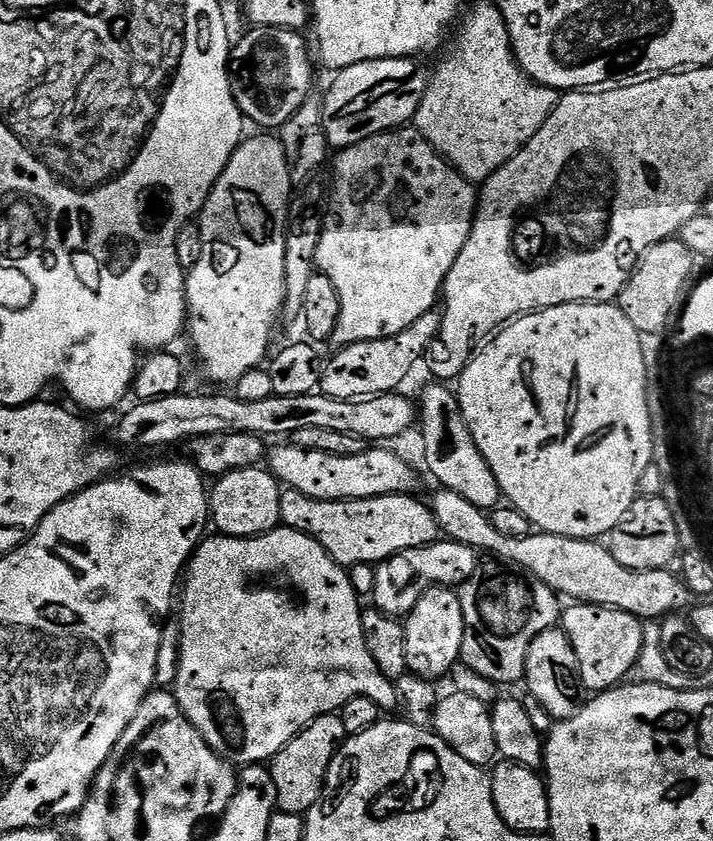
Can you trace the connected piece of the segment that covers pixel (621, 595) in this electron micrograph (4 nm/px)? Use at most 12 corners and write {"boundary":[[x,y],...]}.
{"boundary":[[430,500],[447,539],[525,568],[569,601],[659,621],[693,603],[672,570],[596,540],[506,538],[485,509]]}

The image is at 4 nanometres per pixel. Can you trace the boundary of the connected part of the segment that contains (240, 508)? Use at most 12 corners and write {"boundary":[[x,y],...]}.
{"boundary":[[267,467],[243,468],[210,488],[222,536],[281,527],[282,485]]}

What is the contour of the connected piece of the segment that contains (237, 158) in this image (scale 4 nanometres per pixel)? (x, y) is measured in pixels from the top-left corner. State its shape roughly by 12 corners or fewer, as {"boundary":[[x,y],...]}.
{"boundary":[[236,147],[198,217],[186,336],[220,384],[269,355],[294,185]]}

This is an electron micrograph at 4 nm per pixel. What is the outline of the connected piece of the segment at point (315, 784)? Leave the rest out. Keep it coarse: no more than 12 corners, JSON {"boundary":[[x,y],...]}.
{"boundary":[[320,716],[270,762],[276,807],[304,816],[349,737]]}

